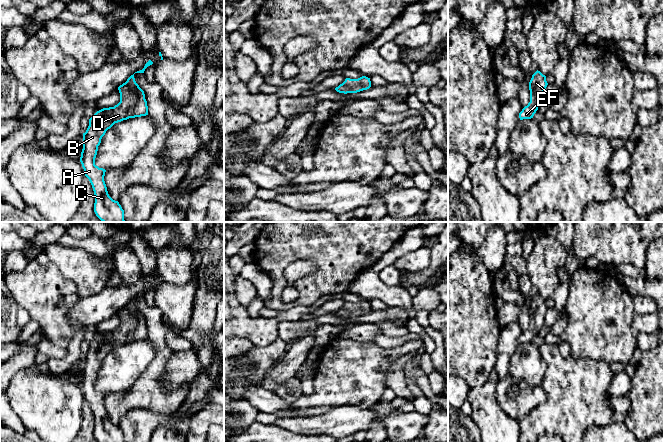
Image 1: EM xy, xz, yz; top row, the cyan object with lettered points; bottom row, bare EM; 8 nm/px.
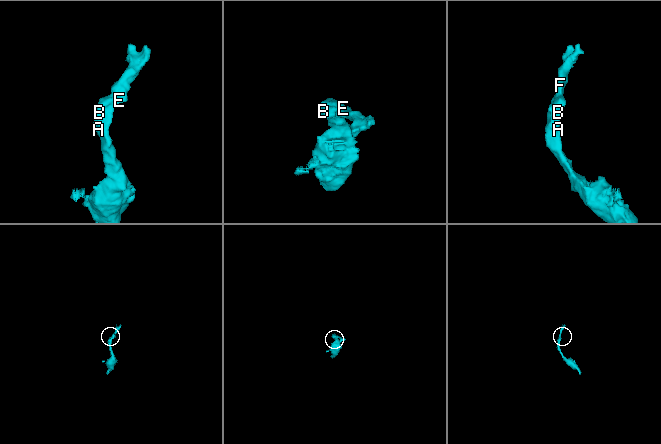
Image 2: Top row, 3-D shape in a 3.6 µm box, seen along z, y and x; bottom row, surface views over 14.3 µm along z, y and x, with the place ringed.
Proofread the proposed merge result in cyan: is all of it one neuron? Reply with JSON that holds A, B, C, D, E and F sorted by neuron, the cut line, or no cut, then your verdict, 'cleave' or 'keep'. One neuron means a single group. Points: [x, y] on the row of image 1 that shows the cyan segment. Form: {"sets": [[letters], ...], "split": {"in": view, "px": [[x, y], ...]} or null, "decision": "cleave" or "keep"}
{"sets": [["A", "B", "C", "D", "E", "F"]], "split": null, "decision": "keep"}

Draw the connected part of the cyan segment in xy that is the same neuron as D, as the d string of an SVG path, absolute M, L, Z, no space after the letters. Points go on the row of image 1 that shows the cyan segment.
M134 74L120 85L118 90L120 102L114 107L97 111L89 119L89 126L83 133L83 149L80 157L84 174L94 191L94 212L102 222L125 222L125 220L121 205L108 194L104 181L106 170L95 165L101 139L115 123L148 115L144 91L136 83Z

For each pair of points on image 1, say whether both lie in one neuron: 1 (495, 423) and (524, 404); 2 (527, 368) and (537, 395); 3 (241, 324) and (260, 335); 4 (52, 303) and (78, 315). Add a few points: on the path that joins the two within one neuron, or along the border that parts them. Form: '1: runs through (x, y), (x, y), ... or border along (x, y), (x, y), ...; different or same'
1: border along (496, 393), (498, 405), (517, 421); different
2: border along (511, 376), (524, 380), (531, 385), (540, 385); different
3: runs through (246, 327), (255, 330); same
4: border along (81, 298), (66, 315), (66, 319), (75, 329); different

